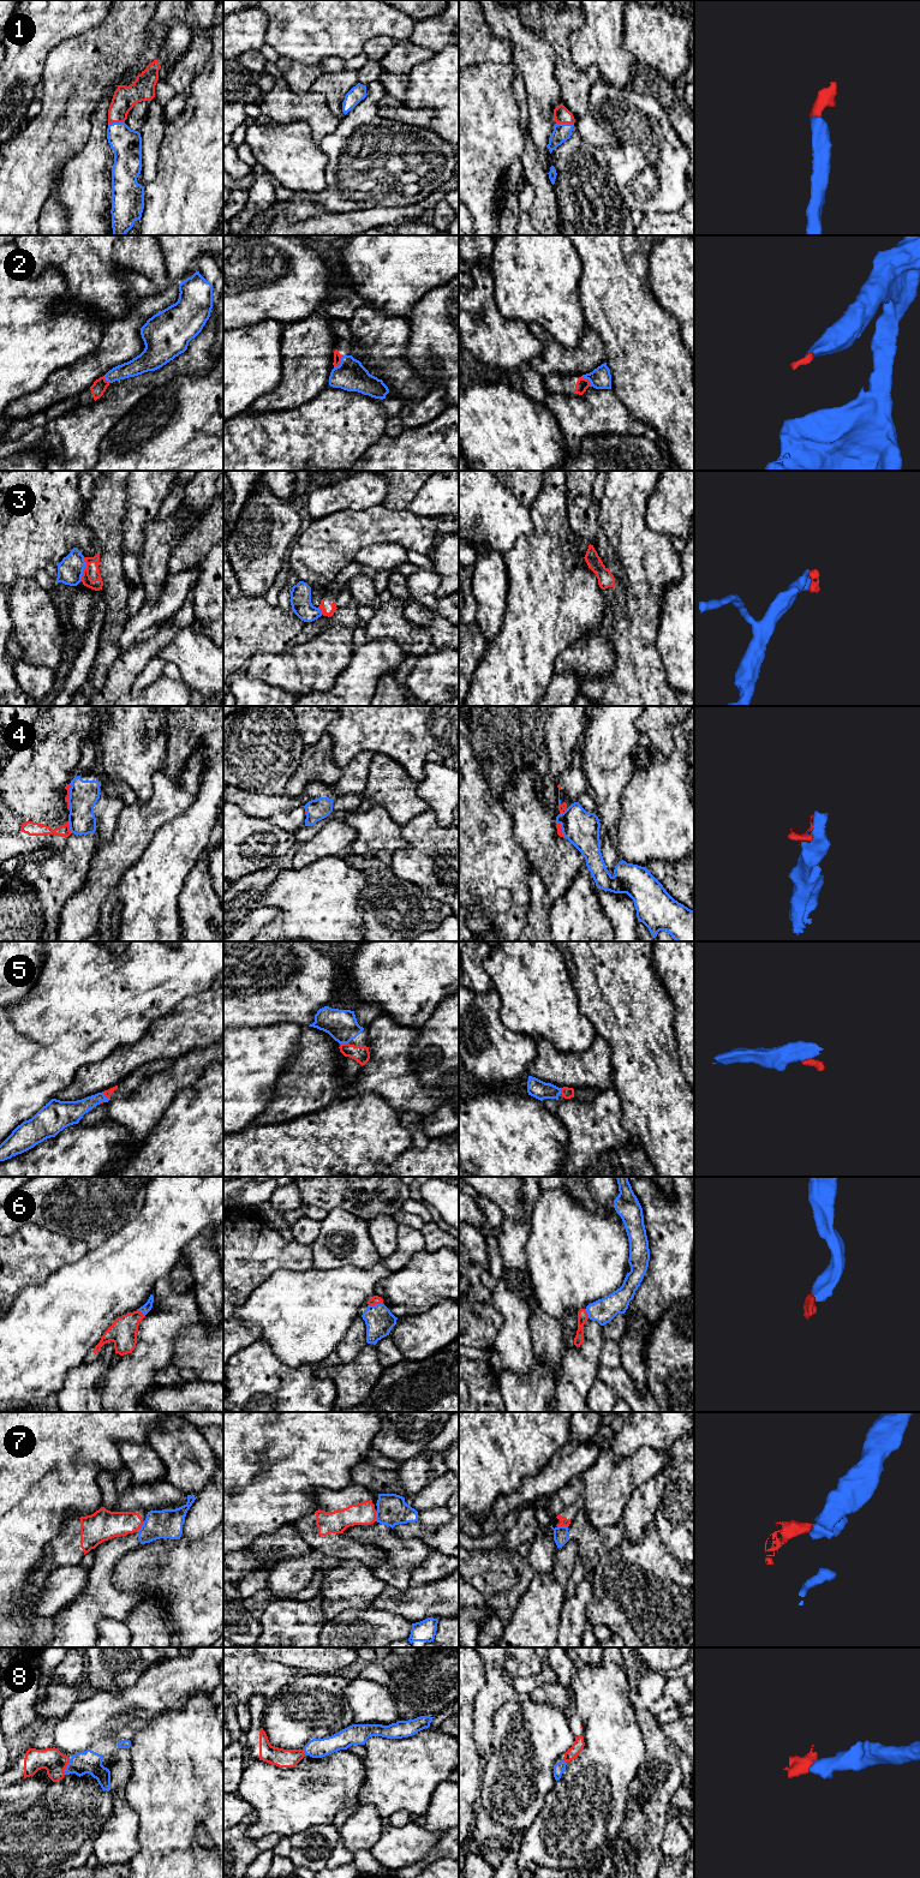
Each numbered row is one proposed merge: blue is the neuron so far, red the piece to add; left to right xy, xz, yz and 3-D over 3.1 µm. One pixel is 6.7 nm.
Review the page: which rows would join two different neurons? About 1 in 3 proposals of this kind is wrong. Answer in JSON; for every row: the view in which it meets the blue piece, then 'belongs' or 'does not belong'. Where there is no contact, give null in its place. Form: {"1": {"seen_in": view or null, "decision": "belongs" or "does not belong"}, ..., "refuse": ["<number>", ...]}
{"1": {"seen_in": "yz", "decision": "belongs"}, "2": {"seen_in": "xz", "decision": "belongs"}, "3": {"seen_in": "xy", "decision": "belongs"}, "4": {"seen_in": "xy", "decision": "does not belong"}, "5": {"seen_in": "xy", "decision": "belongs"}, "6": {"seen_in": "xz", "decision": "belongs"}, "7": {"seen_in": "xy", "decision": "does not belong"}, "8": {"seen_in": "xy", "decision": "belongs"}, "refuse": ["4", "7"]}

